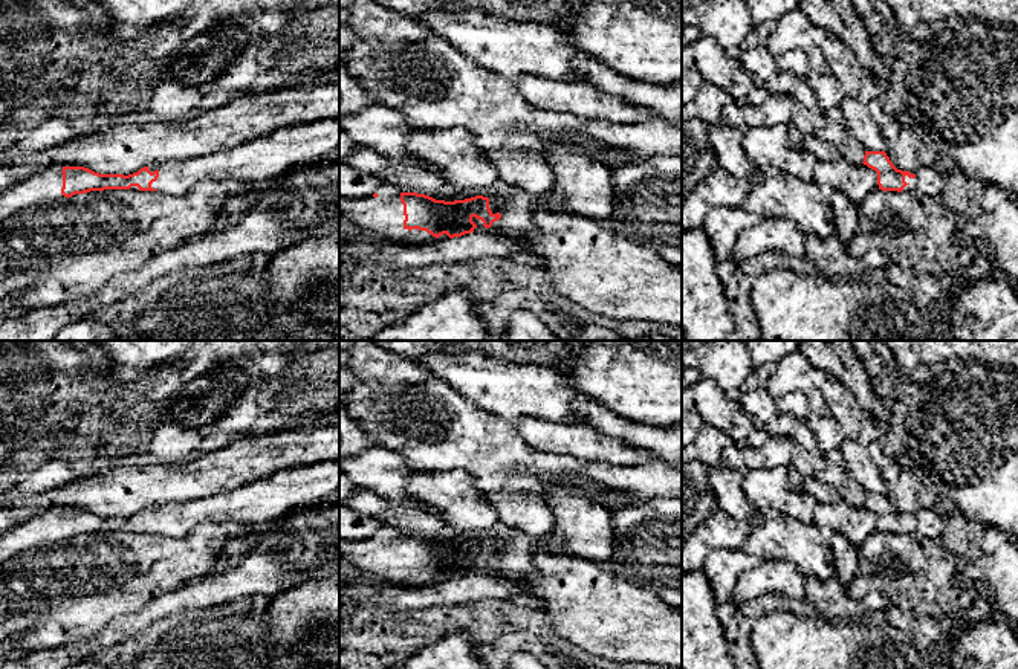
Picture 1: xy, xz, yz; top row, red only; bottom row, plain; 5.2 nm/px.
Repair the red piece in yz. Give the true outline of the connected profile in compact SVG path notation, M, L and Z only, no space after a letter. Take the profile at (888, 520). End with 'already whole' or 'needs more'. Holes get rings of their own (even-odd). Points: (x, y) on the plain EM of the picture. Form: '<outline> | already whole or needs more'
M865 493L862 506L877 515L876 530L882 533L916 532L916 515L897 512L885 493Z | needs more

